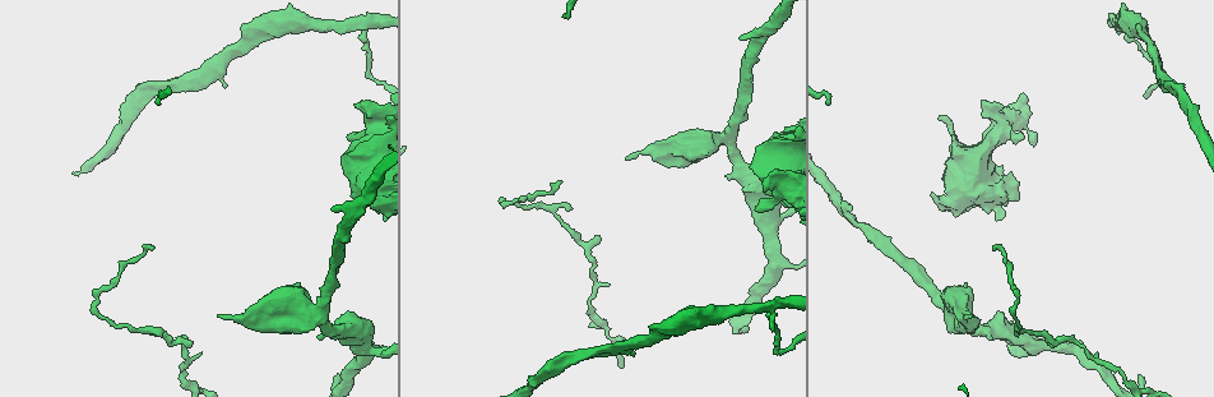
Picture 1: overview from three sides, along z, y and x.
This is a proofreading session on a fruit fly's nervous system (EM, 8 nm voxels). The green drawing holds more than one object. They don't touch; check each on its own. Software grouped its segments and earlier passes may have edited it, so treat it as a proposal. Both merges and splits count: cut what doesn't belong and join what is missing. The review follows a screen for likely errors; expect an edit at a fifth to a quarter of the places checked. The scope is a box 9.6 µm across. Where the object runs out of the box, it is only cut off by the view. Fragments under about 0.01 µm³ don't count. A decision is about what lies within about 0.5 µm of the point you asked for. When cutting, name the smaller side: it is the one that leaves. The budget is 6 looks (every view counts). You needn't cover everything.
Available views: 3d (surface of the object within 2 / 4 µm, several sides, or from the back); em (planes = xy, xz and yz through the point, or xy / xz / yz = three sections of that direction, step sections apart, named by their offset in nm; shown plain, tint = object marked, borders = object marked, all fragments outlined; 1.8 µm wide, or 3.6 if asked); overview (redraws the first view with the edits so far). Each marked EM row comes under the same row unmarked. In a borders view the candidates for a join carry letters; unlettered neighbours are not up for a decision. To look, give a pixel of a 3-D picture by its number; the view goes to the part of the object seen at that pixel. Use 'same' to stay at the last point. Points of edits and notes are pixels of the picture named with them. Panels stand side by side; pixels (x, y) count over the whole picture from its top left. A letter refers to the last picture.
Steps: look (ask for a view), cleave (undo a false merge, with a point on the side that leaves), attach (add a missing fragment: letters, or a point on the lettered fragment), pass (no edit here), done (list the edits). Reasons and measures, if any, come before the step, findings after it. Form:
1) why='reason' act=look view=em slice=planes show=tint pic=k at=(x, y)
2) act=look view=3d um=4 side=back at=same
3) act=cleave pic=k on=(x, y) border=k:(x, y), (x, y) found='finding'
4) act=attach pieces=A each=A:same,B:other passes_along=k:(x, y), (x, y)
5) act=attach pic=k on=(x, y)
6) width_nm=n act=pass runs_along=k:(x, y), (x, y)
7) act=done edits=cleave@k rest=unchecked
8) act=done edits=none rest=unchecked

why='an open end' act=look view=em slice=planes show=borders pic=1 at=(633, 356)

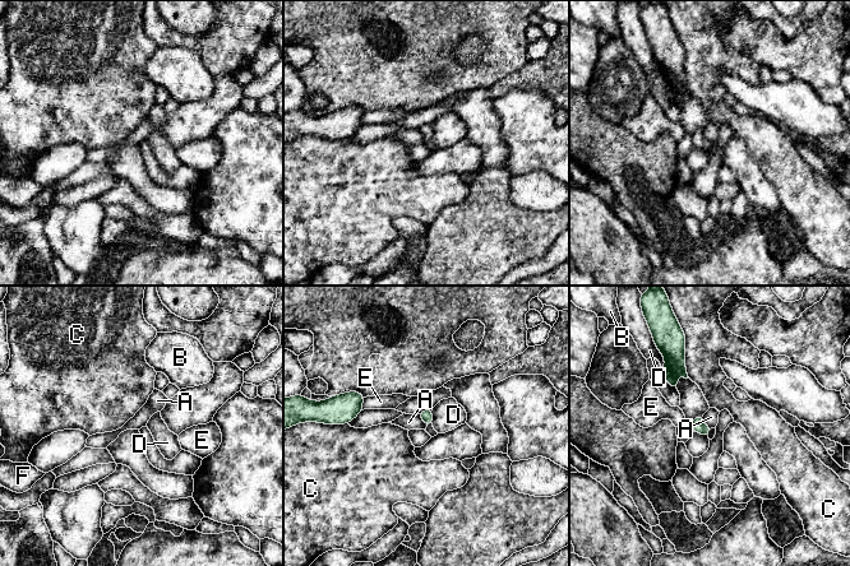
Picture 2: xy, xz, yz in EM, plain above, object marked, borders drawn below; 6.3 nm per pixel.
act=pass each=A:other,B:other,C:other,D:other,E:other,F:other border=2:(702, 416), (702, 420), (710, 428) found='none of them fits'

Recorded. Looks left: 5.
why='free end' act=look view=3d um=4 pic=1 at=(757, 209)

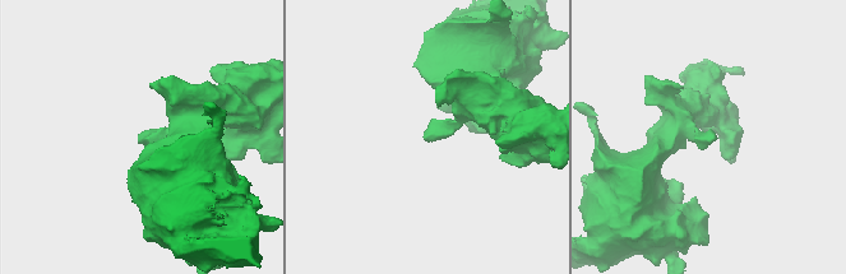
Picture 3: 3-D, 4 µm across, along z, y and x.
act=look view=em slice=yz step=8 show=tint pic=3 at=(138, 142)

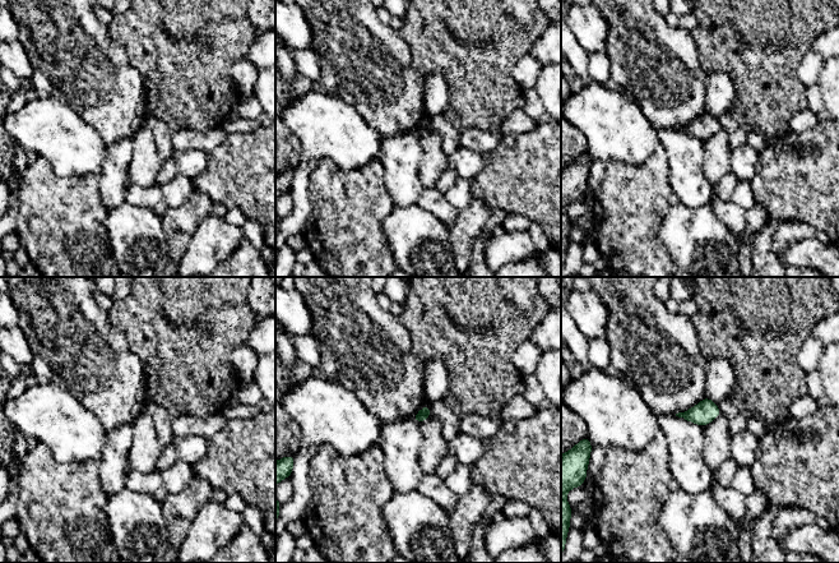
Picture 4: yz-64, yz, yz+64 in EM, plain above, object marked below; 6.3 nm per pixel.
act=look view=em slice=xy step=16 show=borders at=same

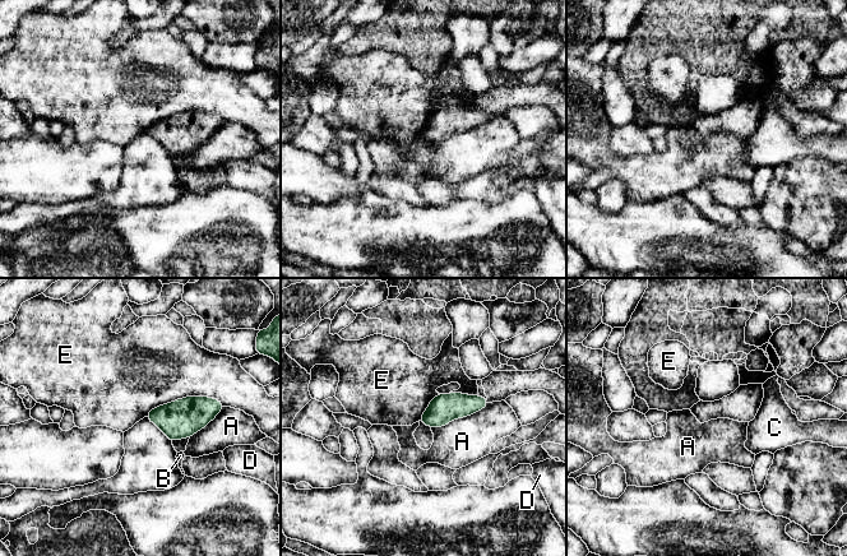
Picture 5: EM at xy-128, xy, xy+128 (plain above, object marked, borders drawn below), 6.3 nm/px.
longest_contact=E:500nm act=pass each=A:other,B:other,C:other,D:other,E:other border=5:(489, 402), (470, 415), (431, 427) found='none of them fits'

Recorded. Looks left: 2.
why='tapers out' act=look view=3d um=4 pic=1 at=(1140, 376)

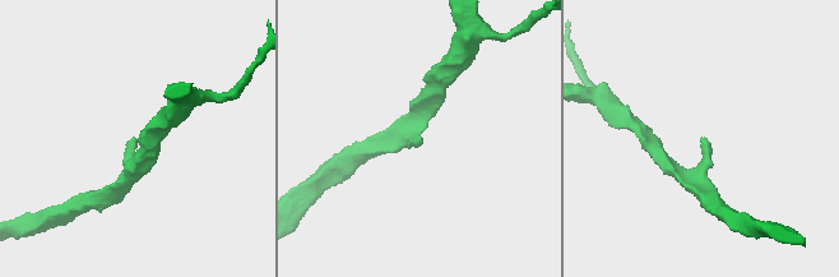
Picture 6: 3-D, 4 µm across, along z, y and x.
act=look view=em slice=planes show=borders pic=6 at=(703, 138)

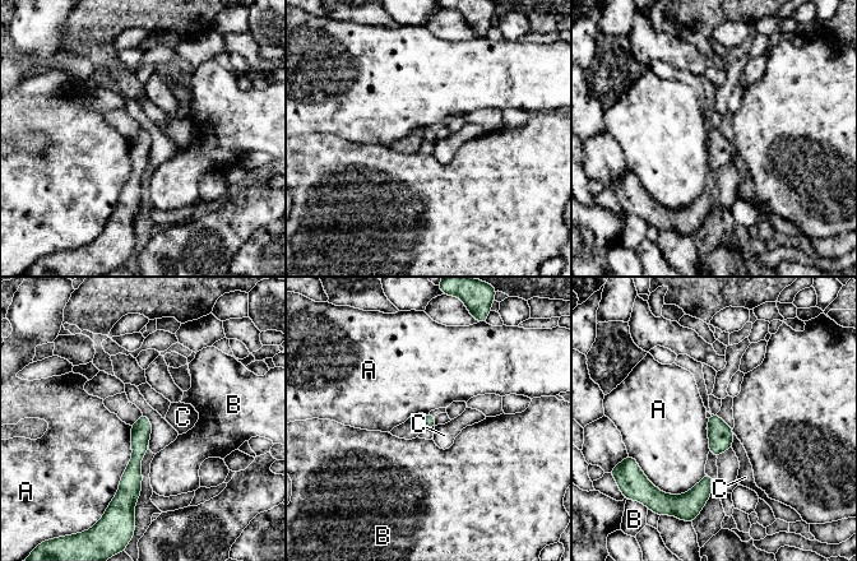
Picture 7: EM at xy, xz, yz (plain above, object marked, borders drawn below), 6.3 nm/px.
act=pass each=A:other,B:other,C:other border=7:(131, 426), (131, 459), (110, 501) found='no lettered fragment goes on from it'

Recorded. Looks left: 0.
act=done edits=none rest=unchecked

